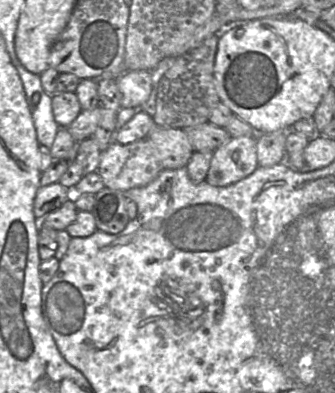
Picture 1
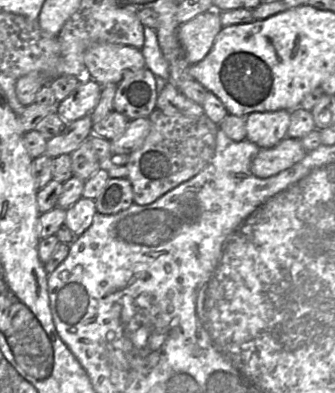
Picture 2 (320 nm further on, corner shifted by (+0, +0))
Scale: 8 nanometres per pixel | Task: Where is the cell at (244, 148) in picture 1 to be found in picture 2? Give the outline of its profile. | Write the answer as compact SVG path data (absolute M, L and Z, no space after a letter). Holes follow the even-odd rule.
M290 111L254 112L245 117L246 140L271 148L287 136Z

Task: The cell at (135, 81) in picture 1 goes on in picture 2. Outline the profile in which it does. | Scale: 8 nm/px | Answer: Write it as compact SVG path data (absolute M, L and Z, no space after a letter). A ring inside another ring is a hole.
M100 43L89 47L84 56L85 76L101 86L117 85L128 74L145 67L141 50L127 45Z

